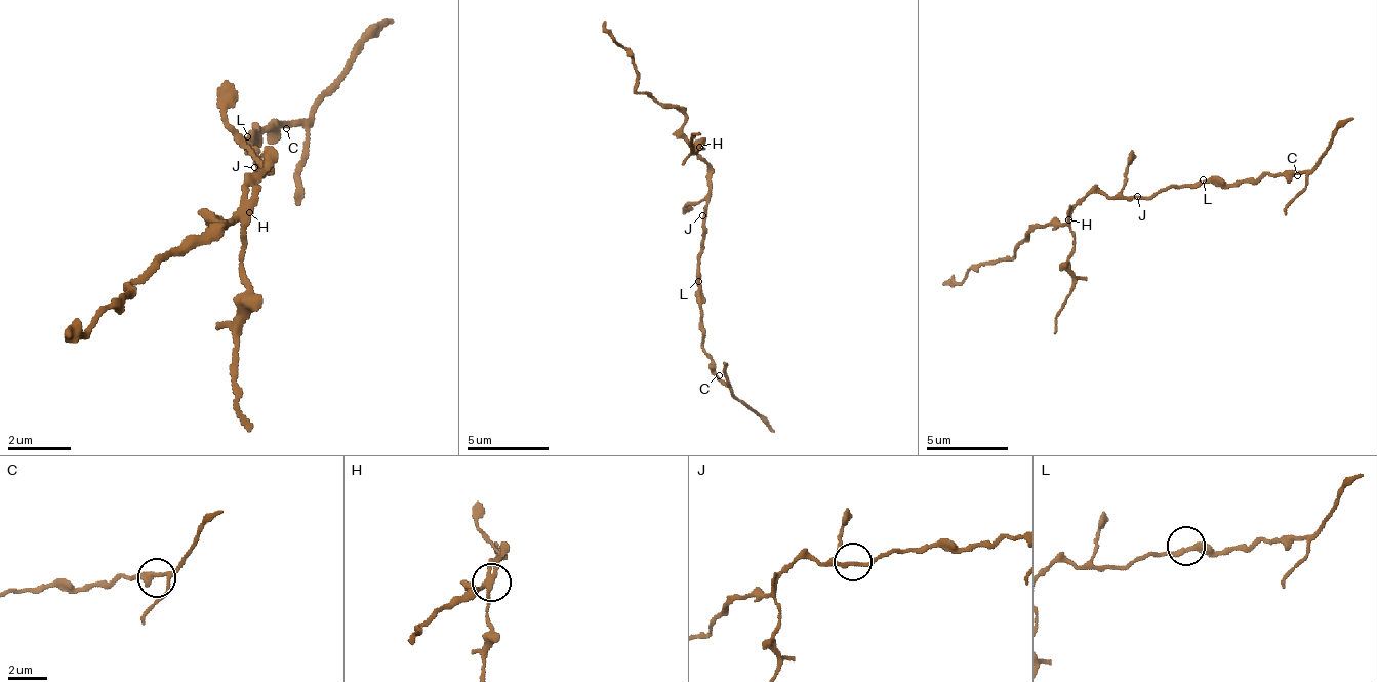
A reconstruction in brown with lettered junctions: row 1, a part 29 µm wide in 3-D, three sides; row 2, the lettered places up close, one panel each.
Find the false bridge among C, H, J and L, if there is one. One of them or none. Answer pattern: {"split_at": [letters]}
{"split_at": ["H"]}

